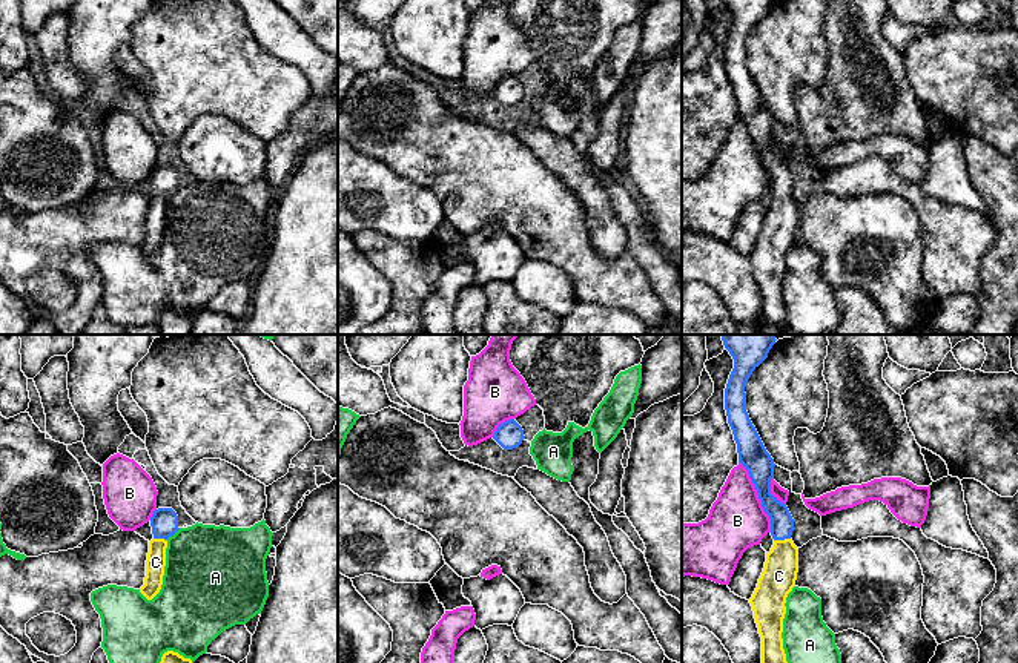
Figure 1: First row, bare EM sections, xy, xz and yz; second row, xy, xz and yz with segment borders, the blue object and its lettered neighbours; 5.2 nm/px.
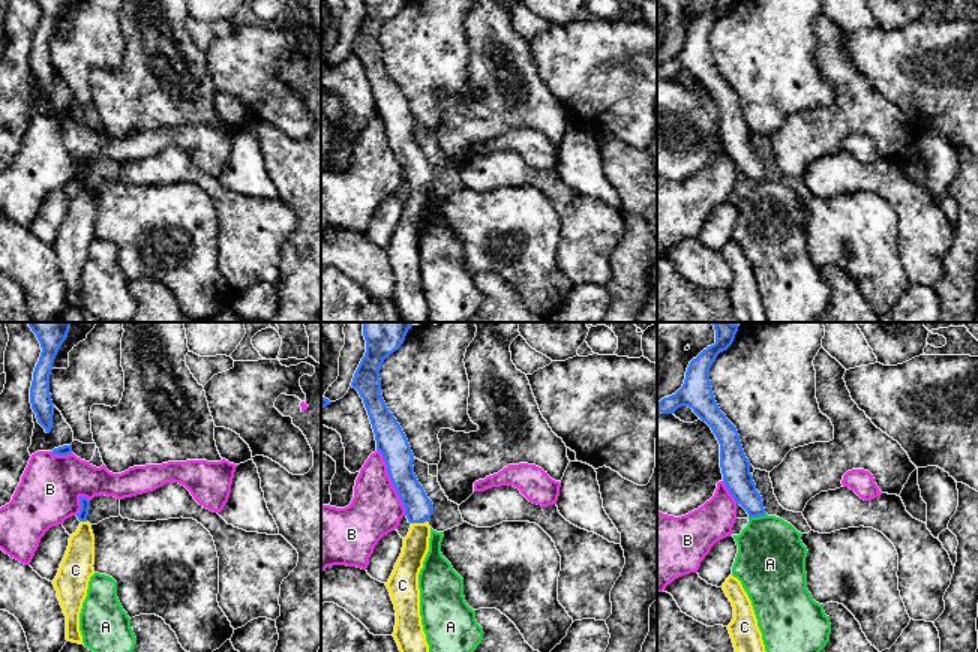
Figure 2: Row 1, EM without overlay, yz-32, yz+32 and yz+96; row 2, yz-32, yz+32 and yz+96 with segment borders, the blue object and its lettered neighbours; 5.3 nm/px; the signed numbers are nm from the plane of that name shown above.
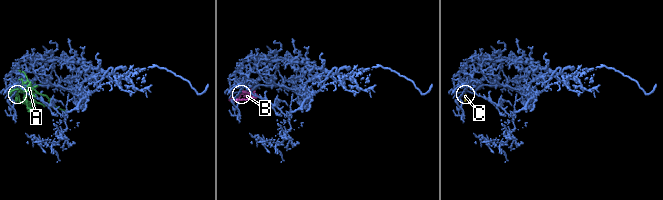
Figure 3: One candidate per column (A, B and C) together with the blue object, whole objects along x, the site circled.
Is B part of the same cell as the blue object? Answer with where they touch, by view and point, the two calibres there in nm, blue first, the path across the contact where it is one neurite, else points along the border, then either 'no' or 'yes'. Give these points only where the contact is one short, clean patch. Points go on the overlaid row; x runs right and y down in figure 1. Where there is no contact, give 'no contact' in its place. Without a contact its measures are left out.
contact yz (759, 498); calibres 150 and 300 nm; border yz (739, 462), (748, 473), (760, 505), (770, 519), (771, 531); no

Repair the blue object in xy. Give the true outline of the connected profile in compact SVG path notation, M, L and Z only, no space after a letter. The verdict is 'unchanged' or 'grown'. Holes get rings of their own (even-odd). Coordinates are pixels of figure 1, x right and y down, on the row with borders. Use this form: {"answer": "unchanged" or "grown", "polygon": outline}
{"answer": "grown", "polygon": "M158 508L150 517L150 526L154 539L149 542L144 585L140 588L147 600L152 600L161 589L167 539L180 529L178 516L172 508Z"}

